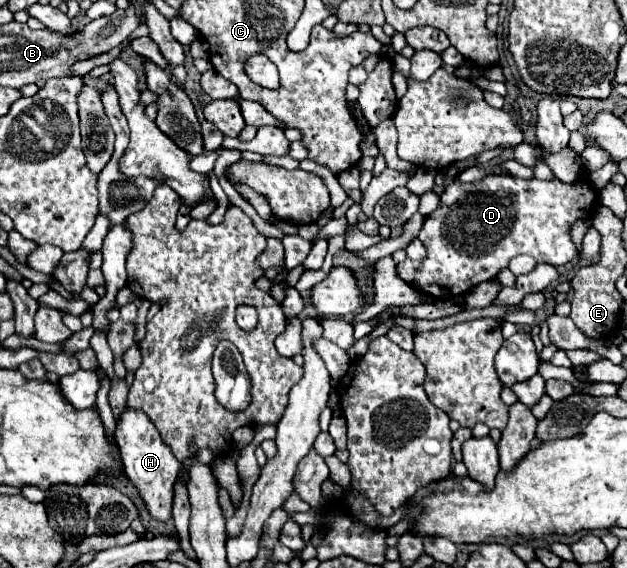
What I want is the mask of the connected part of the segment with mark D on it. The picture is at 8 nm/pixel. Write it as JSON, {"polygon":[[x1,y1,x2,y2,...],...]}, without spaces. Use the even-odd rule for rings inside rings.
{"polygon":[[489,175,475,183,455,181,443,191,439,207,425,217,423,229,419,233,419,239,427,249,427,257,419,263,399,263,397,275,407,285,425,295,443,299,449,293,449,297,455,299,457,295,465,295,471,287,479,285,481,281,495,279,497,273,509,267,509,261,517,255,533,255,539,263,549,263,555,267,567,265,577,257,577,247,571,241,569,227,579,219,591,219,597,209,599,197,587,179,581,179,571,185,561,183,559,179,525,181,511,175]]}

